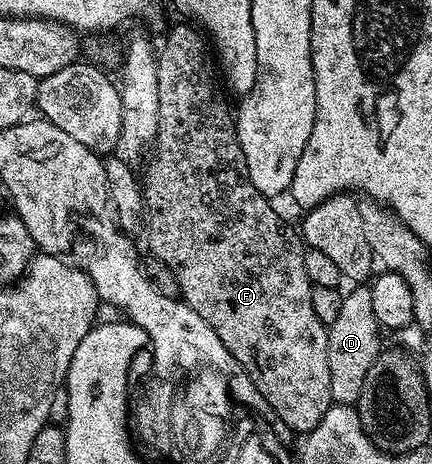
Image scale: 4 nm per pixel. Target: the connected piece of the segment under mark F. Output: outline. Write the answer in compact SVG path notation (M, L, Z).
M194 25L175 26L167 34L167 39L157 50L157 108L159 109L159 127L156 140L149 157L146 159L147 171L141 174L143 187L143 204L150 213L145 218L145 231L147 230L147 246L150 257L156 258L173 276L179 285L179 298L184 300L189 308L197 312L205 323L221 338L222 344L236 358L243 368L244 374L253 380L253 384L261 392L264 403L276 415L278 421L284 422L288 431L300 430L306 432L315 430L317 424L329 412L331 407L331 389L329 388L329 344L327 343L327 326L317 320L317 312L313 312L311 303L311 281L305 272L305 243L300 231L295 230L274 210L272 199L267 198L249 180L249 168L245 168L245 152L241 152L239 137L235 131L233 110L227 107L223 99L224 91L221 89L221 78L217 73L216 63L213 61L212 51L206 37Z

